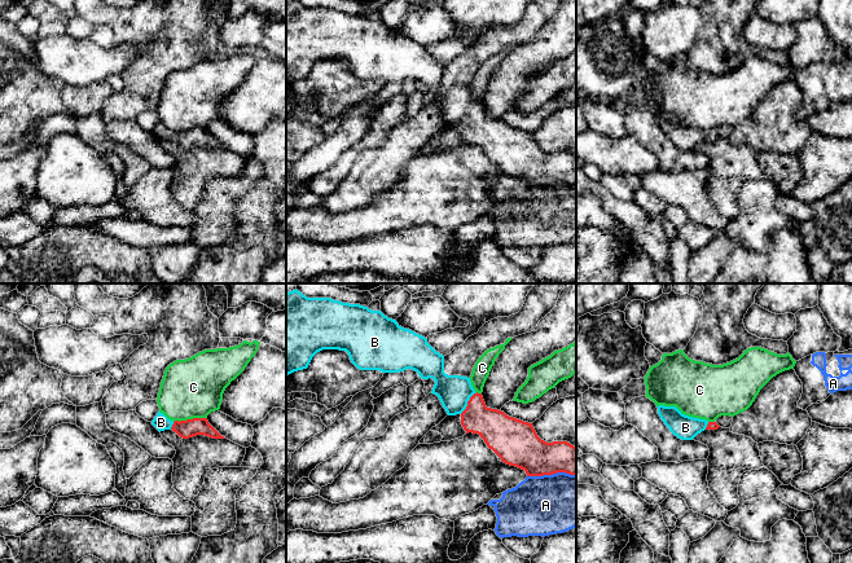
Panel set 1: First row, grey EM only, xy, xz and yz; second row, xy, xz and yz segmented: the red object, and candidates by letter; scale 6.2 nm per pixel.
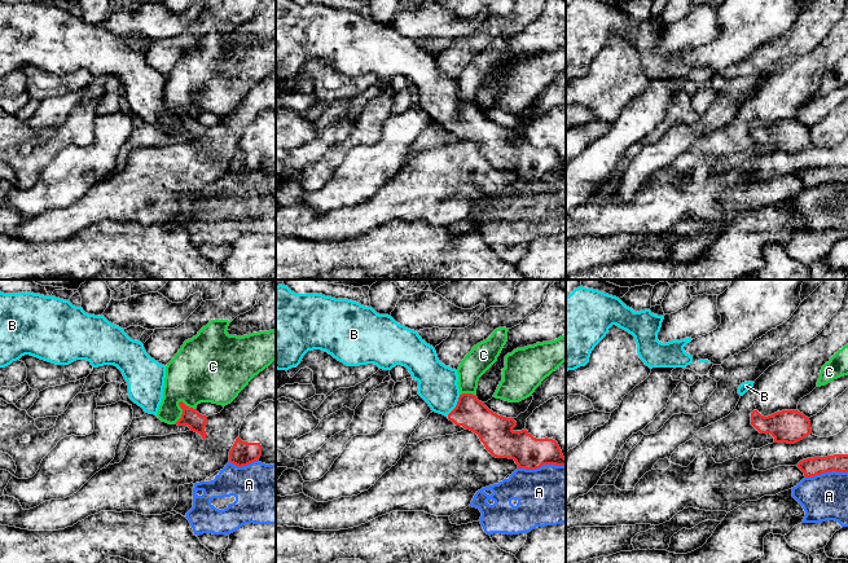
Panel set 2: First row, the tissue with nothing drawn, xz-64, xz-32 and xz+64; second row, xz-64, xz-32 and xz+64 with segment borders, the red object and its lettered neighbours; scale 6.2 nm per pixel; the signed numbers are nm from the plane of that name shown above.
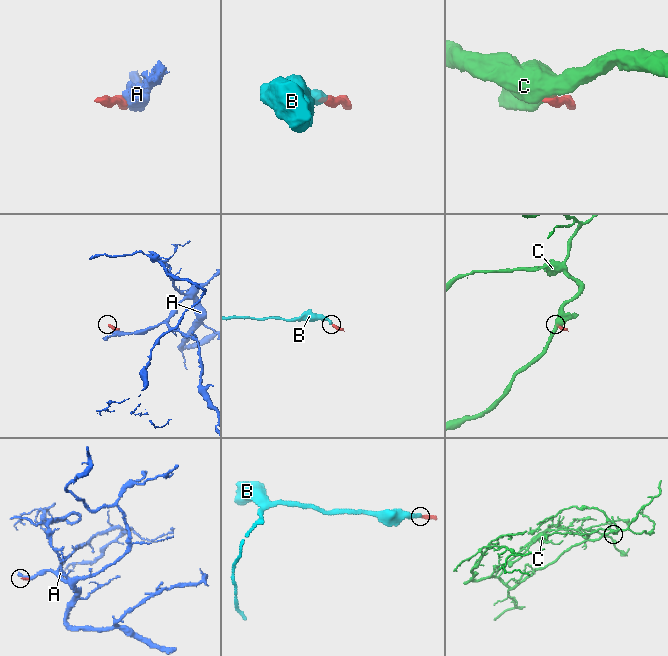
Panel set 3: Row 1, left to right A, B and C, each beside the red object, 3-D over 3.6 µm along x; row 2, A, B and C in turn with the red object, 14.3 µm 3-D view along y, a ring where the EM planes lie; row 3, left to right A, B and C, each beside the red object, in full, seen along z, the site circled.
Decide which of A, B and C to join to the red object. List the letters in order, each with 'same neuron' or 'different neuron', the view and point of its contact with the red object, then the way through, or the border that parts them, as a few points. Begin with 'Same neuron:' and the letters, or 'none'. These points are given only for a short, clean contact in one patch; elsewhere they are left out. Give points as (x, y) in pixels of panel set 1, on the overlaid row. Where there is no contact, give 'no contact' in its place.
Same neuron: B
A: different neuron; contact xz (550, 474); border xz (575, 474), (553, 473), (527, 476)
B: same neuron; contact xz (468, 403); way xz (497, 430), (468, 403), (453, 391)
C: different neuron; contact xy (189, 419); border xy (206, 417), (193, 417), (174, 422)

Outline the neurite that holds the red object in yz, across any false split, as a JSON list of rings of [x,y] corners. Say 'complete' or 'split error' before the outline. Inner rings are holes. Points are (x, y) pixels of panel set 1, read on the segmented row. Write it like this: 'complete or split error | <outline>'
split error | [[[659,405],[658,414],[669,431],[681,440],[693,440],[704,430],[717,430],[716,422],[682,414],[676,406]]]

